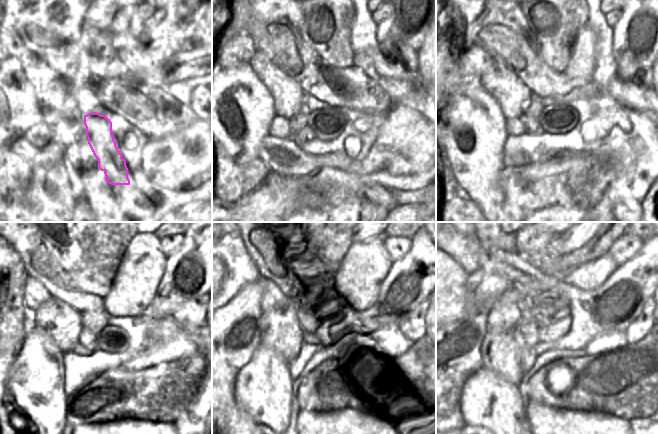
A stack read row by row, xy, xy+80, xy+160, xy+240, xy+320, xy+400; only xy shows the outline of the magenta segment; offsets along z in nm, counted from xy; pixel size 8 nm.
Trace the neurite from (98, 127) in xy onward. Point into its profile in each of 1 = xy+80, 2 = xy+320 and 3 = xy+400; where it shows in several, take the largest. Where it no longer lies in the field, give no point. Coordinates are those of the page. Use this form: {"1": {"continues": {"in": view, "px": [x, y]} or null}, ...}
{"1": {"continues": {"in": "xy+80", "px": [327, 123]}}, "2": {"continues": {"in": "xy+320", "px": [333, 338]}}, "3": {"continues": {"in": "xy+400", "px": [555, 330]}}}

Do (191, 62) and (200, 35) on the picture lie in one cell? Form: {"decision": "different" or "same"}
{"decision": "different"}

